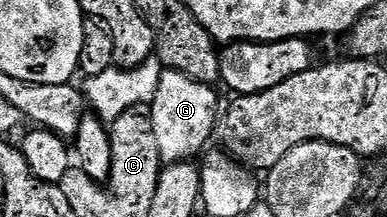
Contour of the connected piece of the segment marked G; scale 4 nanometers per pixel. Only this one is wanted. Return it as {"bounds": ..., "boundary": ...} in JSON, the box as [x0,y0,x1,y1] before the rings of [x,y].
{"bounds":[151,70,219,165],"boundary":[[[182,70],[162,71],[159,78],[159,90],[155,90],[155,98],[151,102],[151,115],[155,126],[155,138],[159,141],[159,154],[166,165],[183,164],[200,157],[206,151],[205,143],[212,136],[214,139],[215,129],[219,124],[219,108],[217,112],[217,96],[213,91],[214,89],[210,85],[193,80]]]}

